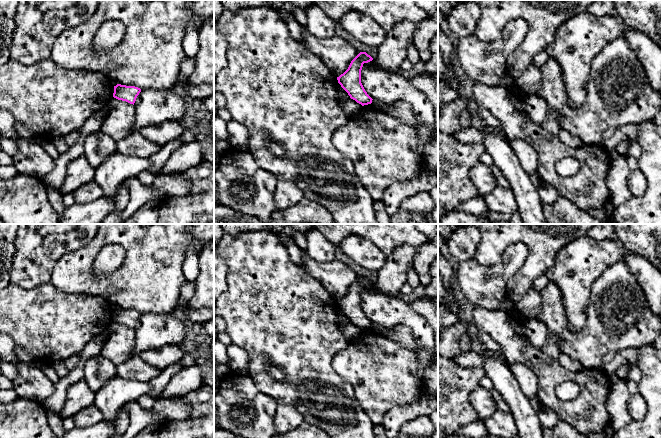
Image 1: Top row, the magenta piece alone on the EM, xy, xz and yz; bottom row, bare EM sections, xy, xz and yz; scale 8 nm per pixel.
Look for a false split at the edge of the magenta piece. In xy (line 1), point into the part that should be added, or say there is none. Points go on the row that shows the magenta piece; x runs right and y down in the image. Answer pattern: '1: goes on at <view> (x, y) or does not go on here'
1: does not go on here

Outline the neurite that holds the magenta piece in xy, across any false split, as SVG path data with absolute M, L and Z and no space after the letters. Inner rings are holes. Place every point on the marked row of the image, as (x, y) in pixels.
M117 84L114 86L113 97L134 105L140 92L141 89L138 87Z

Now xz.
M360 52L350 63L348 69L337 77L338 83L348 93L351 99L362 106L372 103L372 98L365 91L361 83L361 70L364 63L373 58L366 52Z

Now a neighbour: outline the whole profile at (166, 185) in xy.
M156 173L152 185L156 188L160 199L168 196L187 195L191 187L191 183L185 173Z

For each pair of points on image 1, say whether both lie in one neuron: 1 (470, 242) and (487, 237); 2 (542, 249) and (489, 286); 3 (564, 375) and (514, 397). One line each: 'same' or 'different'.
1: different
2: different
3: different

